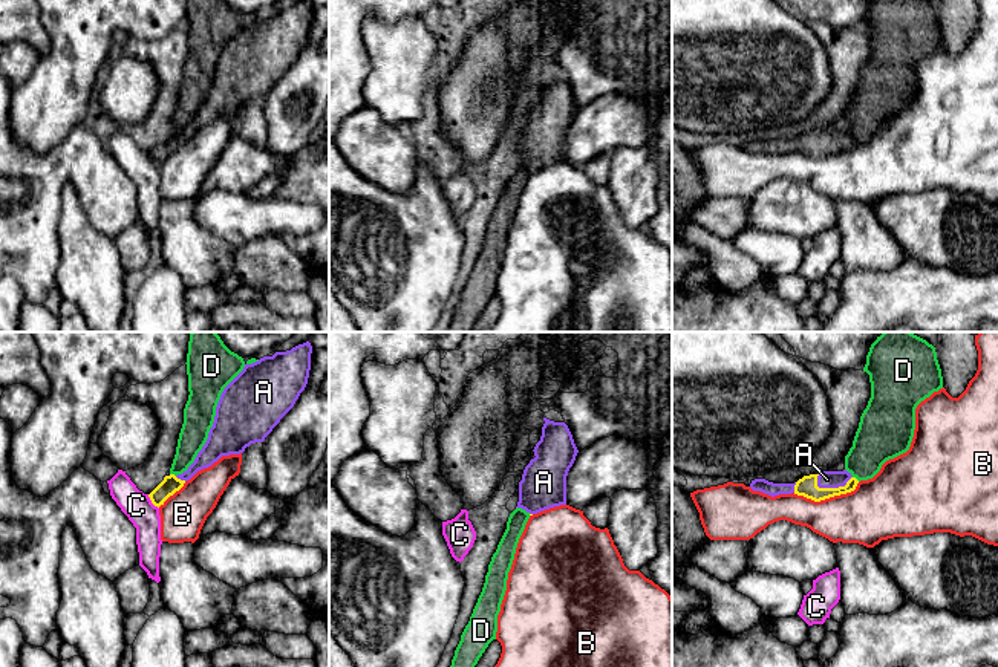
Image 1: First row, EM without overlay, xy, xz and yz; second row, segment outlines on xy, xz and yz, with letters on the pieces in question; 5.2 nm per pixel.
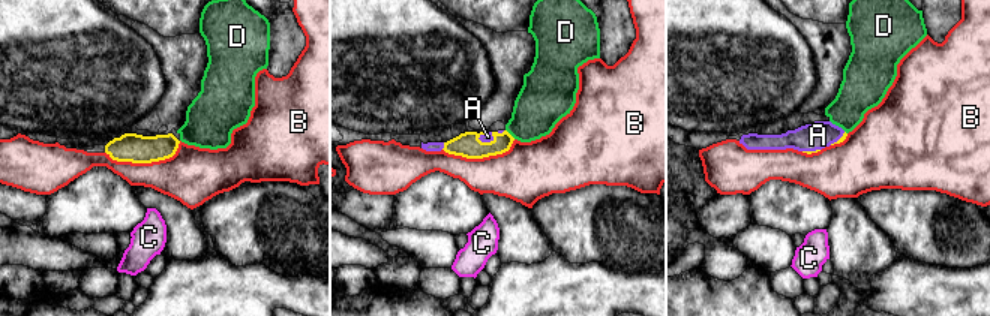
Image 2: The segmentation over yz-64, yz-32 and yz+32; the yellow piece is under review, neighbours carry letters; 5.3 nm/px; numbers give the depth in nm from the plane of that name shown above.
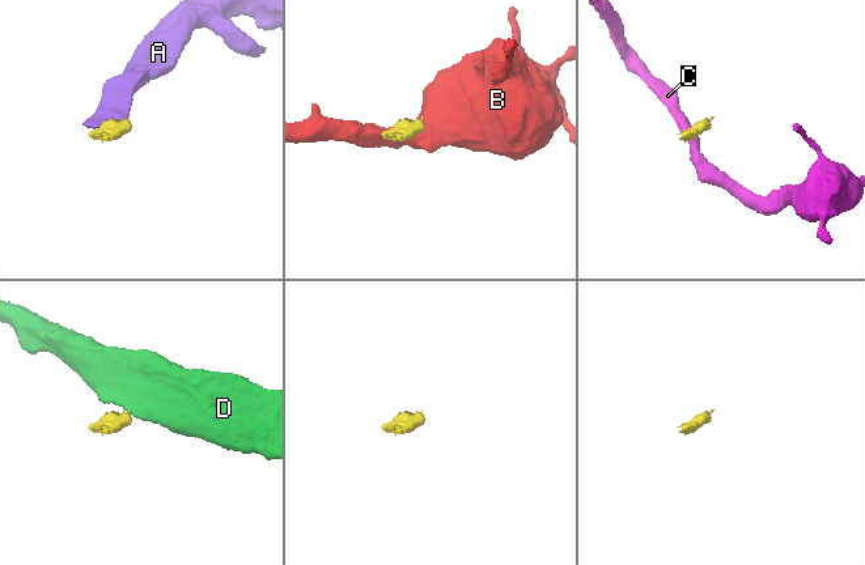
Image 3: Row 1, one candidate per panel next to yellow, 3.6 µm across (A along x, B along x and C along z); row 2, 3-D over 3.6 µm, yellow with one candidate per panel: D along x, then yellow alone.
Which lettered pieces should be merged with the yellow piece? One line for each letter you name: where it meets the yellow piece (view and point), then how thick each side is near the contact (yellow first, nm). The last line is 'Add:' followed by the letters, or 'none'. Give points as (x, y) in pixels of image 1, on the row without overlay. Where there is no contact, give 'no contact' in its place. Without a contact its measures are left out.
A: meets yellow in yz at (834, 146); 110 nm thick on the yellow side, 100 nm on the other
Add: A

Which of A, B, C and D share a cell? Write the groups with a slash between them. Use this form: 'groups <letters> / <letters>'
groups A / B / C / D

